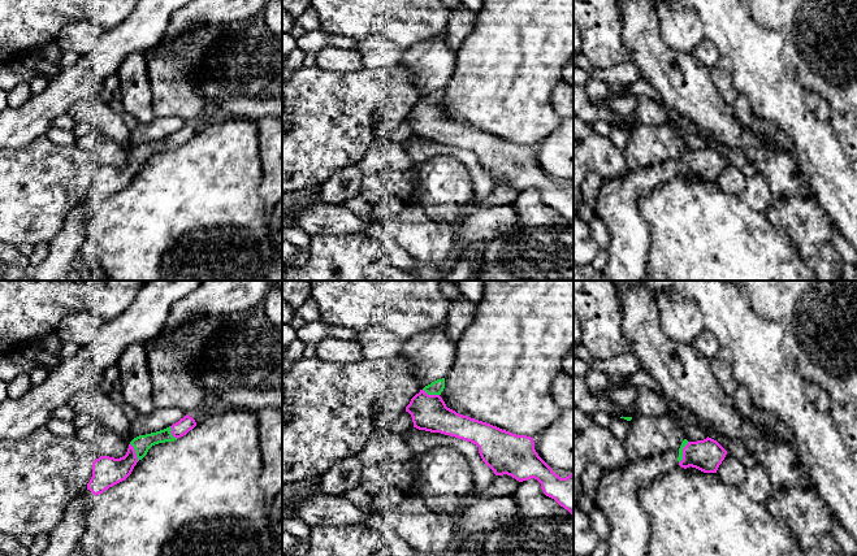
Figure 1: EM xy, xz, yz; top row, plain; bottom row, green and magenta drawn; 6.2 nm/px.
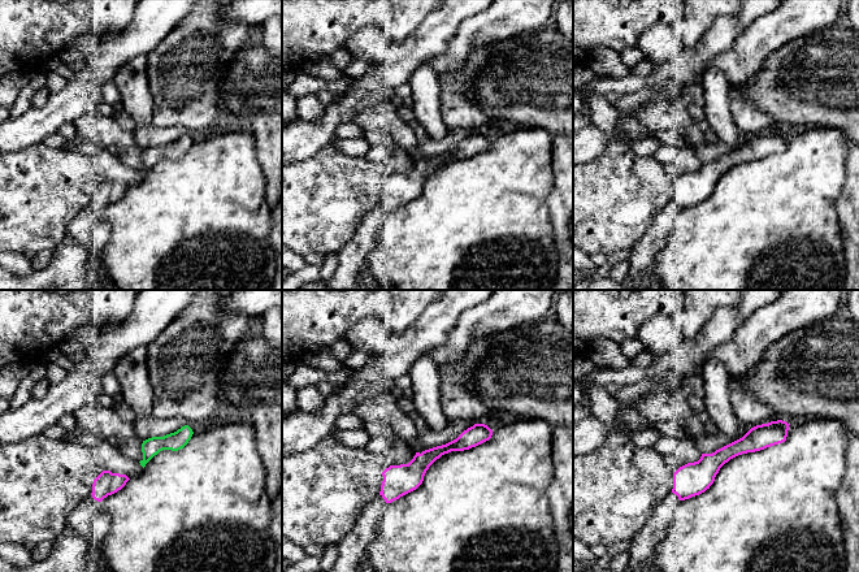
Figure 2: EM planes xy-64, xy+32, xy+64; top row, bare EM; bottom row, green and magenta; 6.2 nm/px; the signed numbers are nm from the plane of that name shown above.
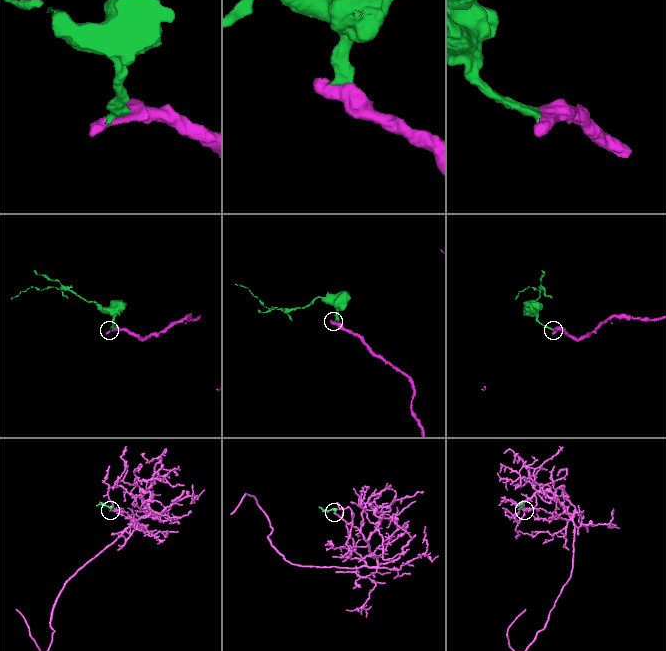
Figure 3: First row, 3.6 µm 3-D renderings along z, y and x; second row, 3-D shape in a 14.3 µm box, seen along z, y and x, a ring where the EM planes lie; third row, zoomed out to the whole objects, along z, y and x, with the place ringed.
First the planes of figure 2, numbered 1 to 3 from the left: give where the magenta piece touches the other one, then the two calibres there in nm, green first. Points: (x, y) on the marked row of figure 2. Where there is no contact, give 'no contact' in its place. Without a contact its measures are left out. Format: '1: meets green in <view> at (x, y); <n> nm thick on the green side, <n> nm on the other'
1: no contact
2: no contact
3: no contact

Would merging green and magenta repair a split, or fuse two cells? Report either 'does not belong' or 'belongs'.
belongs

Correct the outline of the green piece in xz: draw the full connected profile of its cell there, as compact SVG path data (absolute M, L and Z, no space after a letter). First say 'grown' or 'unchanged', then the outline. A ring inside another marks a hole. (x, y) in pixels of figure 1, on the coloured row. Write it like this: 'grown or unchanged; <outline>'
grown; M445 378L437 379L411 399L406 412L411 414L414 427L476 444L482 461L495 475L507 474L519 482L534 478L546 496L574 514L574 472L566 478L555 474L536 452L533 438L512 434L447 408L440 396L443 388Z

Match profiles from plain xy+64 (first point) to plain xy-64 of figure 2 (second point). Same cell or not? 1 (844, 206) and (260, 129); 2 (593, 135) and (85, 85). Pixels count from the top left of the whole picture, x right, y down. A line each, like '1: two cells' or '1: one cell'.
1: one cell
2: one cell

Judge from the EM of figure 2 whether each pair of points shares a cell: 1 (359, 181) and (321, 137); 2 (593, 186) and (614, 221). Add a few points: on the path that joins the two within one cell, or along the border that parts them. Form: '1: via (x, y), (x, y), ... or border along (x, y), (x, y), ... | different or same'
1: border along (334, 142), (302, 160) | different
2: via (594, 195), (611, 212) | same

